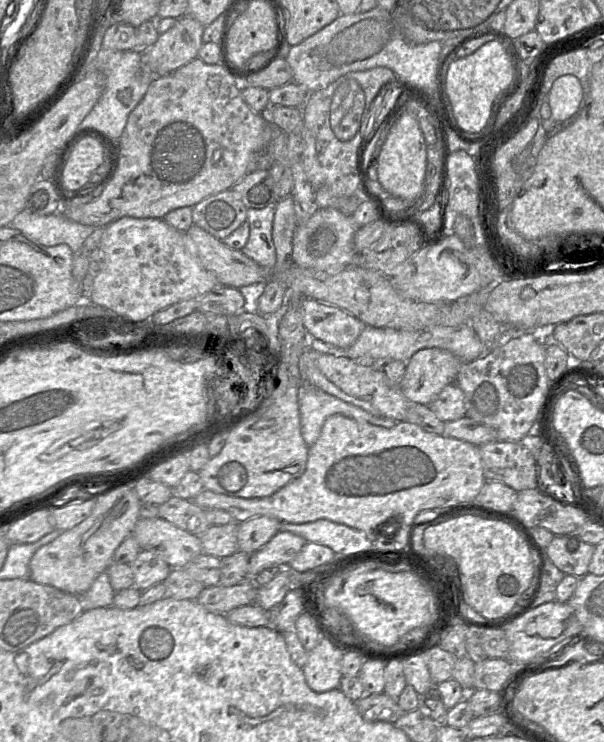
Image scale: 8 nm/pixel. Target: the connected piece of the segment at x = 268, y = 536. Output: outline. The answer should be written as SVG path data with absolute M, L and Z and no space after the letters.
M254 517L238 525L239 551L253 554L268 543L279 531L282 522L274 517Z

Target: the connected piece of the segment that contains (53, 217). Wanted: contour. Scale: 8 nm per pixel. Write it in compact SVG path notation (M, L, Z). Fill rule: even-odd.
M24 209L8 225L20 230L29 240L44 246L67 244L75 253L97 227L66 218L61 212L37 215Z

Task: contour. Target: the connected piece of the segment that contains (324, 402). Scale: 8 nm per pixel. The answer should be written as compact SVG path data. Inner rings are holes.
M304 382L299 392L299 411L301 433L308 447L317 441L325 420L334 414L384 428L392 428L396 424L393 419L374 416L360 407L344 402Z

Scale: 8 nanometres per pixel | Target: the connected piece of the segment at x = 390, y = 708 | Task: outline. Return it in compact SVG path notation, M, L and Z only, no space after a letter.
M385 692L379 694L364 694L354 701L360 715L366 721L383 721L394 723L405 712L394 699Z

